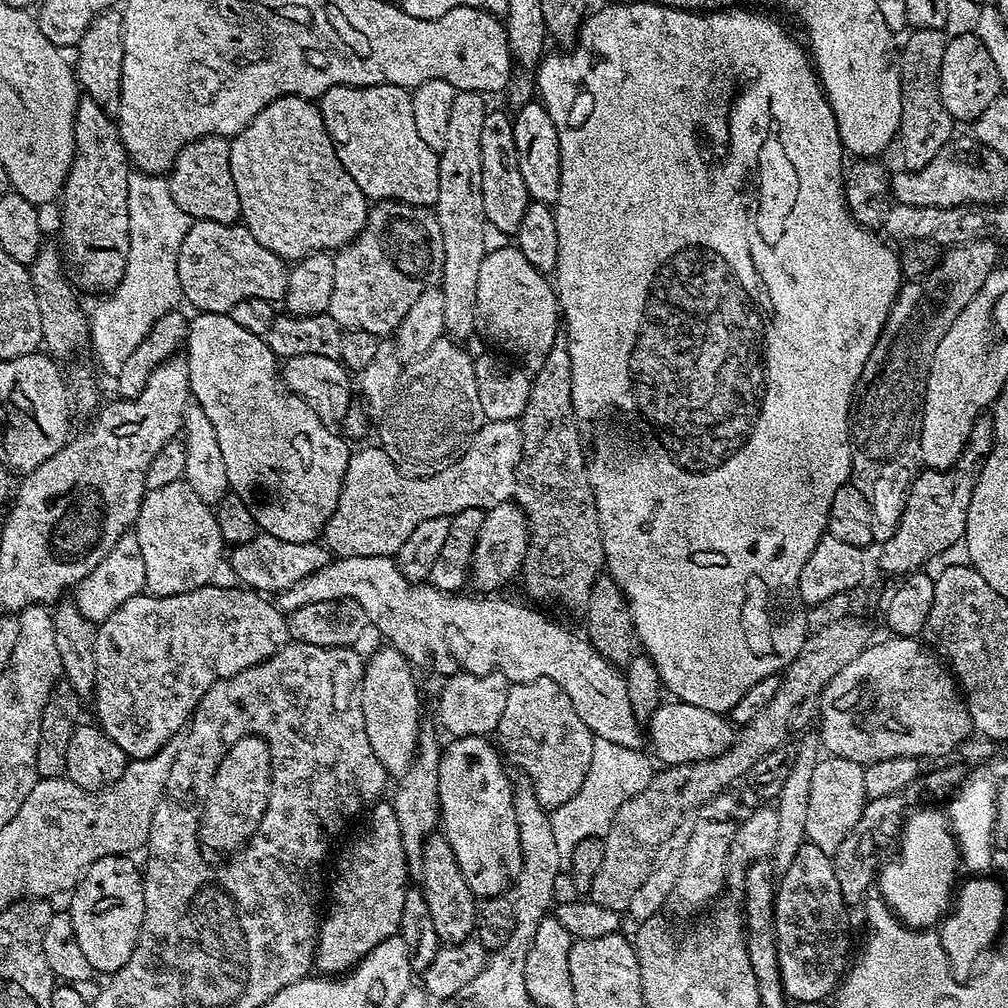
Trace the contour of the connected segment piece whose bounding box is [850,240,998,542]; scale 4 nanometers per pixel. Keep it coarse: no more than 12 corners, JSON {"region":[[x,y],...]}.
{"region":[[958,244],[901,283],[850,413],[851,483],[889,540],[934,350],[997,267]]}

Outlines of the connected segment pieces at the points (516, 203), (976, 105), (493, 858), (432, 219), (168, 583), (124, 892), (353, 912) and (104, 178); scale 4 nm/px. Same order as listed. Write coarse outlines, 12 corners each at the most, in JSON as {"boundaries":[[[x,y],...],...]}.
{"boundaries":[[[509,113],[482,118],[482,210],[515,237],[528,191]],[[971,31],[942,57],[942,103],[975,122],[1002,95],[998,66]],[[488,736],[438,766],[442,834],[477,898],[522,870],[512,780]],[[381,200],[333,255],[327,315],[388,338],[439,281],[431,207]],[[181,478],[134,525],[145,589],[198,590],[226,552],[213,505]],[[128,854],[98,858],[70,896],[96,974],[134,954],[144,878]],[[376,802],[340,856],[315,967],[355,968],[400,931],[410,873]],[[81,95],[62,193],[75,283],[107,294],[130,258],[119,123]]]}

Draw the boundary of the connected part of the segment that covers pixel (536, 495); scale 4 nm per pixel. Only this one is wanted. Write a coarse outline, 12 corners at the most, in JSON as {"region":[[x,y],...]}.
{"region":[[567,339],[532,376],[514,500],[524,588],[588,606],[604,568]]}

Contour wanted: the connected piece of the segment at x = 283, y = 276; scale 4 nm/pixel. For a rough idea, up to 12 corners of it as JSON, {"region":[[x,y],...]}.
{"region":[[192,220],[176,252],[196,312],[283,301],[289,265],[243,223]]}

